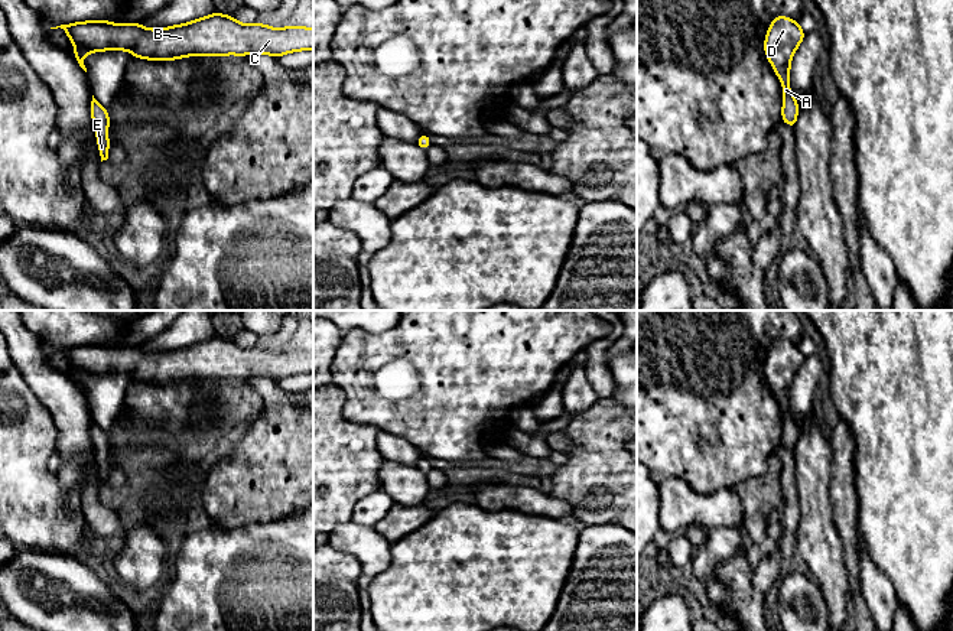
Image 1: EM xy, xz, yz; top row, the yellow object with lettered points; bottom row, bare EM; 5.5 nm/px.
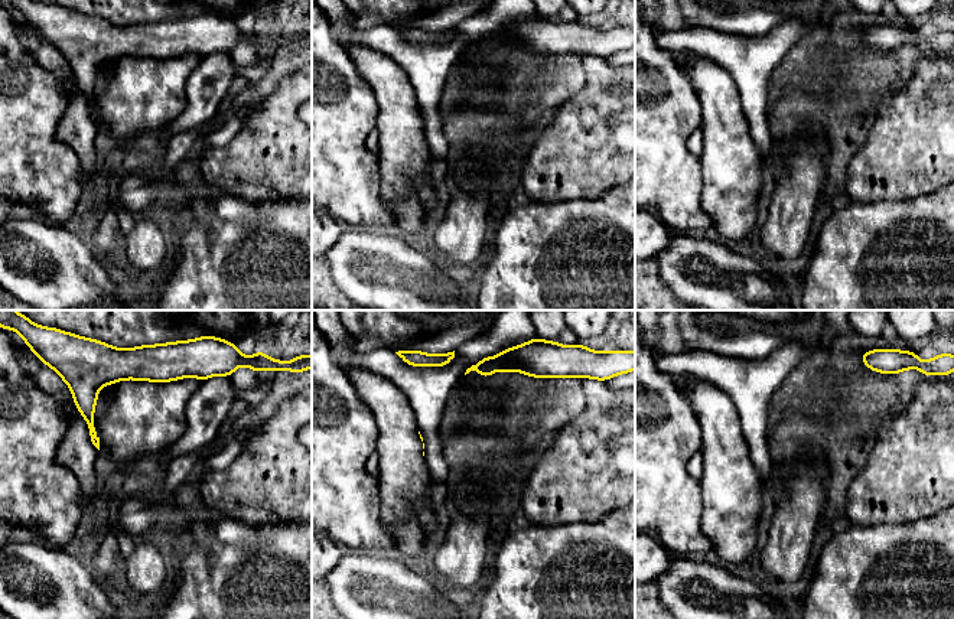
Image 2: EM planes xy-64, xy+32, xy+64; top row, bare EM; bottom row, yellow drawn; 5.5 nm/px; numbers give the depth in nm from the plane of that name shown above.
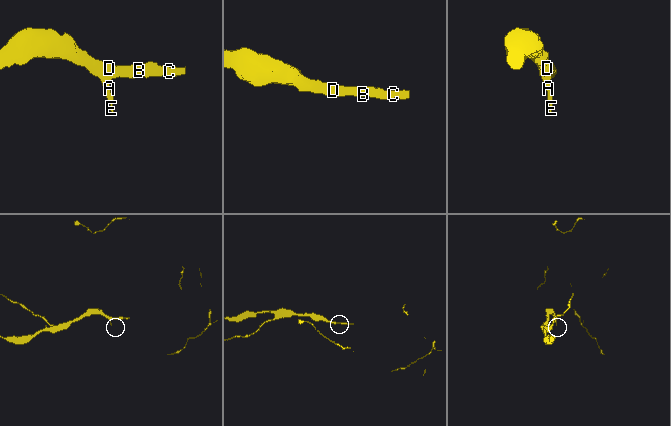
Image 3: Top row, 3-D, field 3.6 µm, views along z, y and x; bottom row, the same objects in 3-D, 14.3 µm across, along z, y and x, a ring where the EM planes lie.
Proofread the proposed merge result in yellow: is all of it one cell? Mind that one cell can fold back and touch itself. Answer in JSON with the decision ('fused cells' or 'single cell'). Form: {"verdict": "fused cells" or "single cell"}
{"verdict": "single cell"}

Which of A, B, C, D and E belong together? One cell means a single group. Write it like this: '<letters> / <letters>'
A B C D E

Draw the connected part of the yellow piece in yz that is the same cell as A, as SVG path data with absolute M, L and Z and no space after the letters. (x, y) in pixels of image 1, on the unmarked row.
M775 339L765 358L764 374L783 410L781 443L794 453L798 438L798 427L790 413L790 386L804 355L797 344L786 339Z

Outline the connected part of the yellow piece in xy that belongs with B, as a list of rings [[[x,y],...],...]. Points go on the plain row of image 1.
[[[212,336],[206,341],[196,342],[183,348],[169,349],[165,352],[144,352],[142,347],[124,347],[117,348],[105,344],[77,345],[69,348],[61,348],[51,352],[64,352],[69,360],[69,364],[75,368],[75,378],[72,380],[79,390],[87,396],[84,388],[84,378],[101,374],[129,374],[134,381],[143,381],[150,384],[172,384],[185,380],[222,380],[222,378],[240,378],[266,377],[270,380],[282,380],[290,375],[313,373],[313,351],[286,349],[283,352],[274,352],[267,348],[254,345],[253,348],[243,348],[234,342],[221,336]]]

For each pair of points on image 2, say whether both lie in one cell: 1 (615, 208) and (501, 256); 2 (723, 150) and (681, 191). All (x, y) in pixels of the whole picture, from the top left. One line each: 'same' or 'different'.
1: same
2: different

